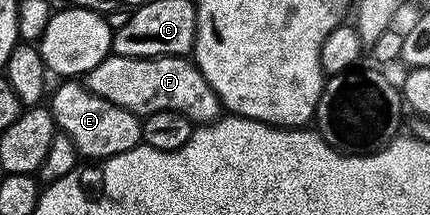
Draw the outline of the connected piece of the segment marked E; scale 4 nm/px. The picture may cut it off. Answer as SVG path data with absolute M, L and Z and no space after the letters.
M65 78L58 84L61 85L54 92L52 89L51 95L48 97L47 107L53 114L53 120L58 126L60 135L68 143L73 144L82 157L89 156L85 158L93 162L106 160L108 156L123 154L142 143L141 120L134 112L123 110L123 106L115 106L115 102L107 102L107 98L99 98L99 94L92 92L80 79Z

